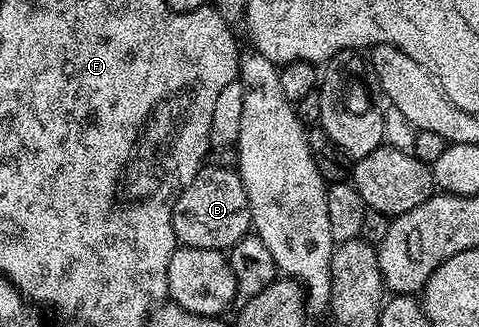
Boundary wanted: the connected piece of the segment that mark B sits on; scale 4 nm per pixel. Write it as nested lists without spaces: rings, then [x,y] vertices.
[[[207,164],[188,183],[188,187],[174,198],[172,219],[174,234],[179,246],[197,249],[221,249],[229,251],[240,238],[251,232],[250,208],[244,183],[235,170],[221,170]]]

